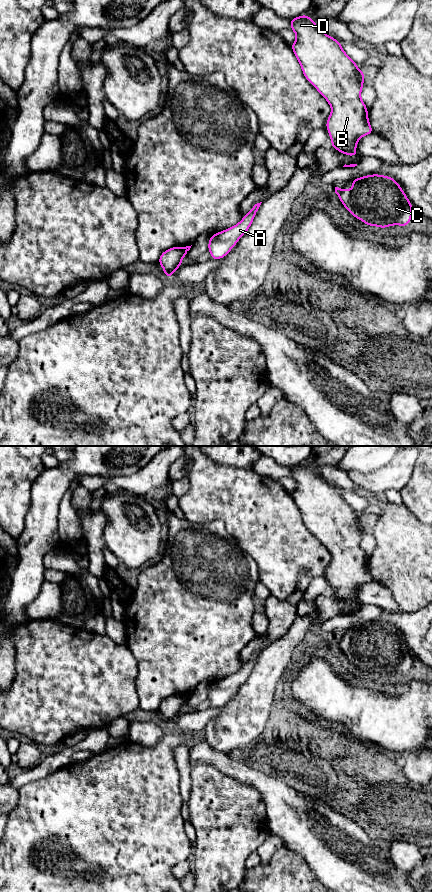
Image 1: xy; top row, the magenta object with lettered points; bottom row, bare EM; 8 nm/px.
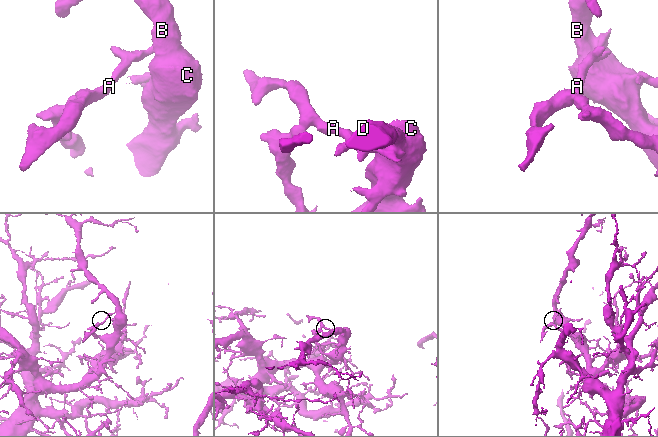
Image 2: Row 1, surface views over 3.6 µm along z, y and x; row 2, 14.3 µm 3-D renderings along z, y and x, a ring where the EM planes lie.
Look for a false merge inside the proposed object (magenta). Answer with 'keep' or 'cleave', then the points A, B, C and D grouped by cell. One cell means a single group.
cleave; A / B C D

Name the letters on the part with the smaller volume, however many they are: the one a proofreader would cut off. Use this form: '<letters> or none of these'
A

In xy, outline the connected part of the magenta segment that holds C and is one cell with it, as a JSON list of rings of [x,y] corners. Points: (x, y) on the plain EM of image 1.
[[[372,622],[353,627],[349,631],[354,633],[352,637],[344,638],[335,635],[335,641],[338,643],[341,651],[344,653],[347,659],[351,661],[352,664],[360,667],[369,675],[378,674],[379,676],[387,676],[392,673],[400,673],[404,675],[408,674],[413,663],[412,652],[407,646],[405,640],[402,638],[401,634],[392,625]]]

